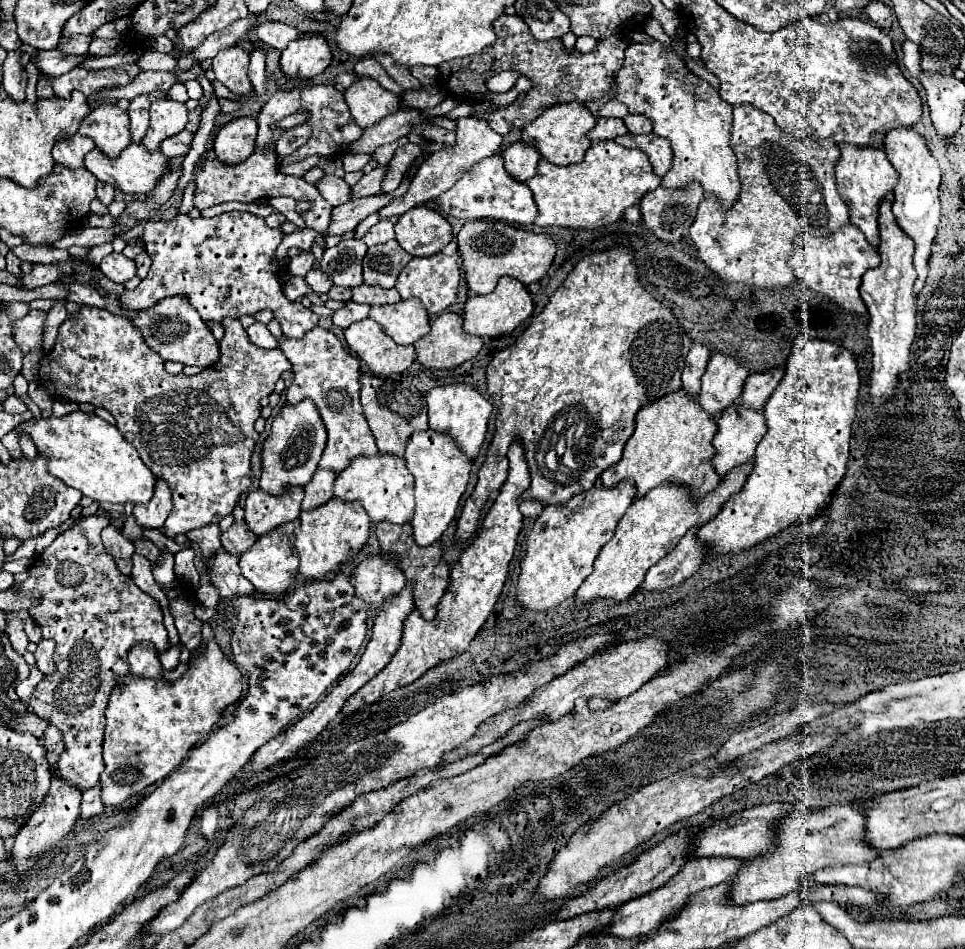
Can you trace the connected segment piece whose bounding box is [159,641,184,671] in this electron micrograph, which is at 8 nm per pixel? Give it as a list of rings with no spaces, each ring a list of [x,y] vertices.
[[[179,641],[178,644],[171,647],[168,651],[159,657],[164,669],[171,671],[177,667],[179,664],[180,651],[183,647],[184,645]]]

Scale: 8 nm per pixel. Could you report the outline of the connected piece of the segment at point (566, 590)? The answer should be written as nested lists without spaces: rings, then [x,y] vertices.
[[[623,480],[617,488],[605,488],[595,484],[589,492],[573,496],[565,508],[543,508],[535,526],[527,538],[527,554],[521,562],[521,574],[517,584],[517,600],[529,610],[553,608],[559,602],[571,598],[585,578],[593,572],[593,562],[599,550],[613,538],[617,522],[635,500],[635,488],[631,480]]]

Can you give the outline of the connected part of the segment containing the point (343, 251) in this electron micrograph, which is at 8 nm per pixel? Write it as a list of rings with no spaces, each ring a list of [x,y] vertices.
[[[341,240],[337,246],[327,248],[323,252],[321,270],[333,280],[337,286],[353,288],[363,284],[361,276],[361,260],[367,252],[363,240]]]

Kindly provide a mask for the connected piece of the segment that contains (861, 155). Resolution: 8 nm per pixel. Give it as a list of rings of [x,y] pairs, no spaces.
[[[839,144],[839,160],[835,164],[835,182],[845,204],[849,204],[849,218],[857,224],[867,240],[879,248],[879,228],[877,228],[877,210],[885,194],[893,192],[897,184],[897,172],[885,156],[883,148],[861,148],[853,144]]]

